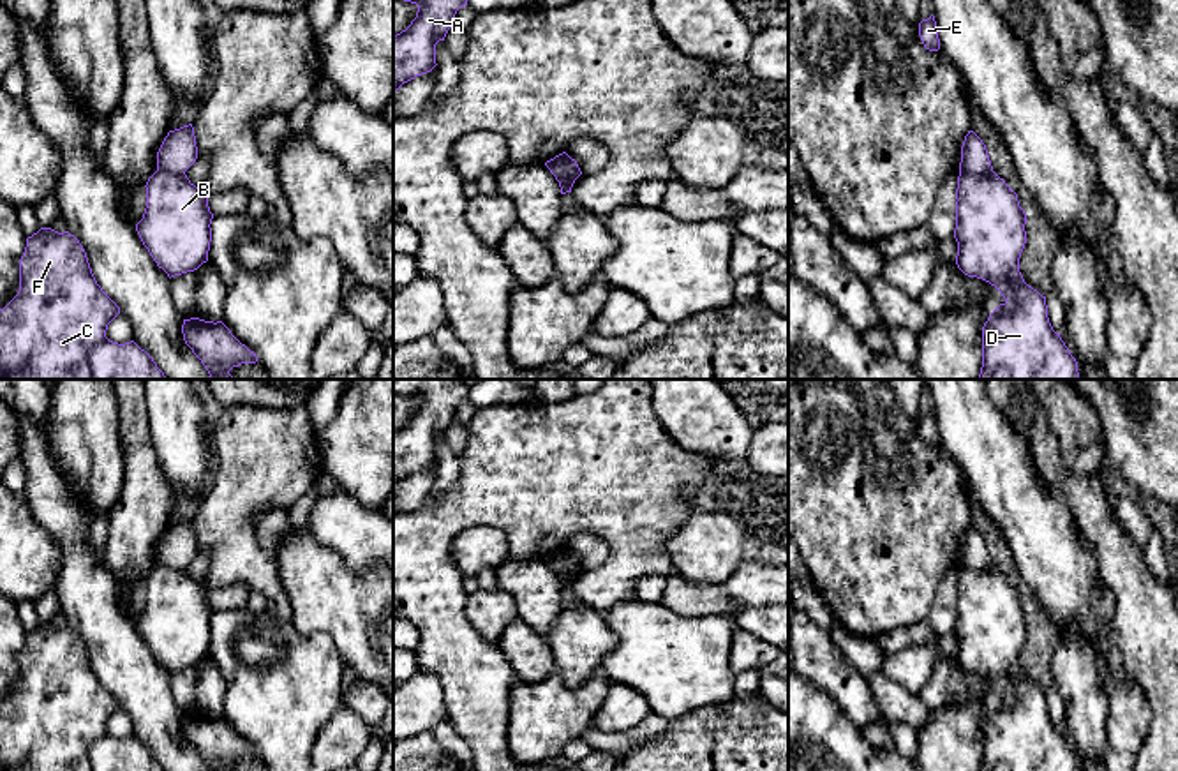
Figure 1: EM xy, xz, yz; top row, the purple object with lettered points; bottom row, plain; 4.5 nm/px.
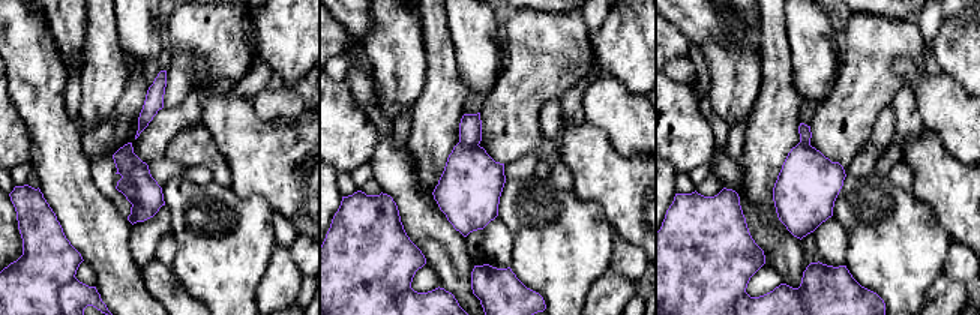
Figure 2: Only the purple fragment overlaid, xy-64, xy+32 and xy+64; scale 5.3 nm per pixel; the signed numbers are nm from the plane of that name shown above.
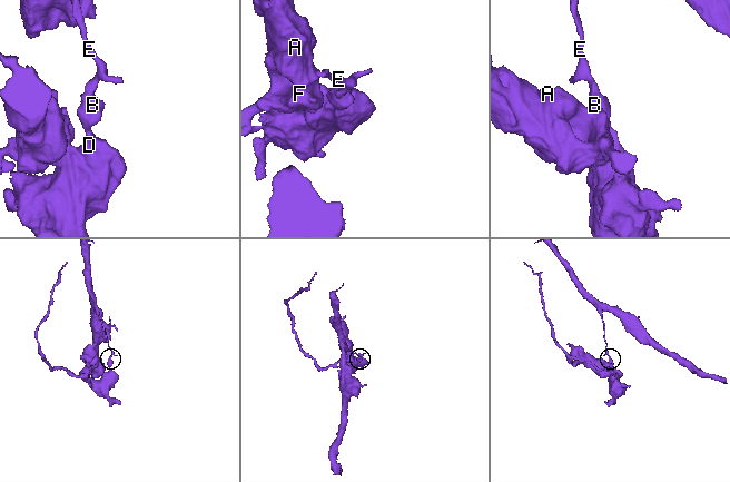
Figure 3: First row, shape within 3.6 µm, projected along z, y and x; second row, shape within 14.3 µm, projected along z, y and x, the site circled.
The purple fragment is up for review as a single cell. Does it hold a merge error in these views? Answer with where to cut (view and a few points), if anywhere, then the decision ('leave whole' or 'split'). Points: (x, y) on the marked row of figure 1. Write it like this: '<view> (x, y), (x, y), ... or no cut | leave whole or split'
yz (960, 170), (991, 172) | split

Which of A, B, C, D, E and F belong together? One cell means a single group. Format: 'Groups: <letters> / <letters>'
Groups: A B C D F / E

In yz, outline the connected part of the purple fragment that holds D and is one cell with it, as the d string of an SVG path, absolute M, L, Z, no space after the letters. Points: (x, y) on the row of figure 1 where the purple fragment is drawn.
M959 171L956 199L956 265L965 275L995 286L1005 298L982 326L982 367L977 379L1081 379L1076 358L1049 323L1046 296L1028 286L1019 272L1019 258L1026 243L1026 213L1019 206L1018 194L995 171Z

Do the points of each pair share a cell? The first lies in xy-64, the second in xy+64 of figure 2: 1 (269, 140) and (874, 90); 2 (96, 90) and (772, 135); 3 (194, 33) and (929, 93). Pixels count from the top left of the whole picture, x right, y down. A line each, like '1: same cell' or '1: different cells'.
1: different cells
2: same cell
3: different cells

